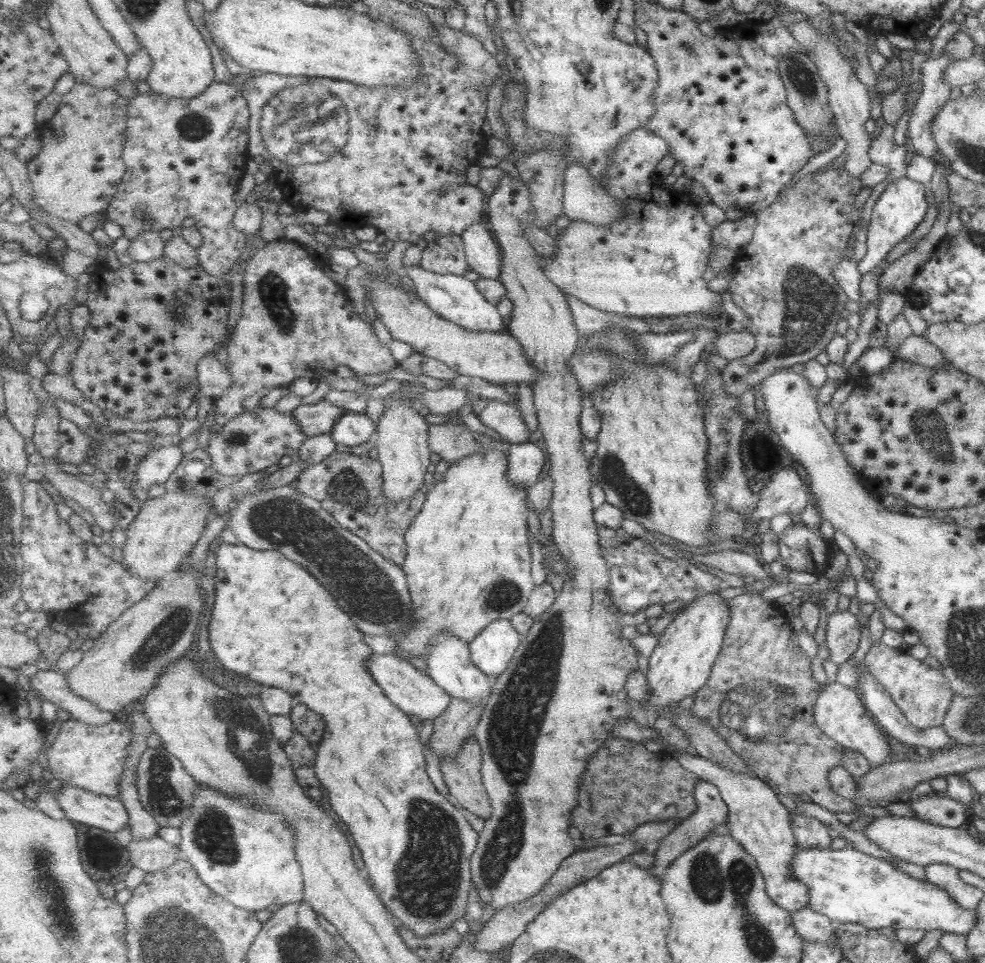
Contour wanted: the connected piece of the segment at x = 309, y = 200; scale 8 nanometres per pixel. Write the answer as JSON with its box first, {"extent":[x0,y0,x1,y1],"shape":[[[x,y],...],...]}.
{"extent":[240,25,502,243],"shape":[[[436,25],[435,37],[424,38],[412,35],[413,47],[417,49],[417,53],[425,65],[425,75],[415,85],[409,87],[398,87],[397,89],[369,87],[335,78],[330,82],[324,81],[322,77],[318,77],[317,80],[315,76],[290,76],[287,78],[280,73],[264,73],[257,72],[257,70],[252,70],[254,76],[240,85],[245,95],[249,97],[252,112],[249,152],[252,157],[262,156],[265,161],[271,162],[278,186],[285,193],[287,202],[297,210],[311,207],[324,210],[331,215],[331,224],[337,226],[338,229],[350,227],[356,230],[374,225],[394,241],[408,240],[414,243],[432,230],[439,236],[463,235],[471,226],[487,218],[488,197],[477,185],[468,184],[466,176],[468,176],[468,168],[479,162],[488,146],[488,138],[482,131],[482,123],[486,124],[488,96],[496,82],[496,76],[502,72],[502,67],[496,58],[496,50],[483,39],[474,34],[468,34],[467,31],[459,31],[450,25]]]}

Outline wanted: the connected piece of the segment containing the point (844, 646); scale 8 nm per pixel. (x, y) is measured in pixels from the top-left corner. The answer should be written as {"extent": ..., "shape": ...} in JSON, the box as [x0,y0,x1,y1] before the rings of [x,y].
{"extent":[825,610,861,666],"shape":[[[836,610],[829,616],[825,644],[830,652],[829,659],[834,664],[839,666],[856,652],[861,639],[861,627],[858,616],[848,610]]]}

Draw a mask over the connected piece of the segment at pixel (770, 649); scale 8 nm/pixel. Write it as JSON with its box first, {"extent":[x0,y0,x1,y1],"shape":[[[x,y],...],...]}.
{"extent":[693,593,860,813],"shape":[[[741,593],[729,600],[730,621],[724,644],[712,674],[696,695],[693,713],[711,724],[728,746],[777,794],[808,794],[814,804],[832,813],[855,813],[860,802],[838,796],[828,780],[832,768],[842,765],[843,746],[824,734],[815,723],[814,705],[825,684],[814,679],[811,660],[792,641],[794,634],[782,602],[774,603],[758,594]]]}

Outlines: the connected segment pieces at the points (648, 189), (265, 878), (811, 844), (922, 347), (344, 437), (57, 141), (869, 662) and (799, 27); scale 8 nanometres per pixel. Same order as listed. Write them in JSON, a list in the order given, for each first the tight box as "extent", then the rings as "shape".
[{"extent":[542,127,724,318],"shape":[[[648,127],[632,132],[617,148],[613,155],[613,164],[605,174],[604,186],[612,196],[621,200],[625,206],[625,216],[610,226],[572,220],[556,238],[559,242],[559,252],[555,256],[542,256],[546,274],[565,293],[577,296],[600,310],[634,318],[675,317],[680,314],[689,316],[709,310],[723,313],[724,296],[710,289],[702,278],[711,254],[712,228],[704,222],[698,204],[677,203],[674,197],[670,197],[677,191],[668,190],[668,187],[664,186],[664,178],[659,176],[656,180],[656,168],[670,152],[669,141]]]},{"extent":[179,784,305,912],"shape":[[[200,784],[195,794],[194,814],[182,826],[183,840],[179,848],[188,861],[197,868],[202,881],[220,896],[252,912],[268,910],[270,906],[281,906],[305,901],[305,874],[297,858],[297,840],[294,828],[284,820],[282,814],[264,812],[248,799],[237,799],[228,793]]]},{"extent":[790,811,832,849],"shape":[[[800,811],[790,816],[790,828],[800,849],[829,848],[832,838],[827,826],[815,817]]]},{"extent":[892,334,949,368],"shape":[[[913,334],[902,341],[892,352],[895,358],[920,364],[922,367],[927,368],[944,367],[949,362],[940,353],[940,350],[926,340],[924,336],[915,336]]]},{"extent":[331,413,379,446],"shape":[[[349,413],[342,416],[333,428],[331,435],[338,444],[358,446],[375,439],[379,425],[364,413]]]},{"extent":[29,82,132,223],"shape":[[[77,82],[72,90],[63,95],[62,103],[58,107],[60,112],[51,119],[48,131],[44,134],[44,149],[29,163],[36,204],[45,208],[50,216],[79,223],[93,214],[106,212],[113,202],[129,170],[125,152],[131,100],[132,98],[124,97],[123,89],[118,93],[116,87],[99,88],[87,82]]]},{"extent":[865,640,954,729],"shape":[[[880,640],[872,641],[865,656],[865,666],[889,692],[891,699],[912,726],[919,729],[942,726],[954,694],[940,669],[934,669],[923,663],[923,659],[907,651],[897,651]]]},{"extent":[789,18,873,182],"shape":[[[806,18],[793,22],[789,26],[789,31],[795,41],[805,48],[805,53],[813,56],[812,61],[817,66],[817,73],[827,86],[828,104],[835,118],[839,138],[846,141],[845,152],[848,157],[844,168],[855,181],[859,182],[862,173],[873,163],[868,156],[872,140],[868,132],[864,130],[864,124],[870,120],[871,109],[867,86],[856,77],[853,68],[847,63],[838,47],[825,39]]]}]

